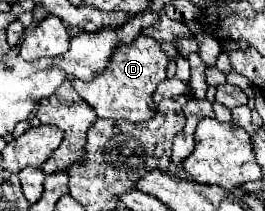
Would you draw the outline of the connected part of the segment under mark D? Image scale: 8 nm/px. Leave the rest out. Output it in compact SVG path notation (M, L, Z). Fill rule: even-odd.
M141 36L131 44L131 48L119 48L111 58L111 68L103 72L103 76L95 76L91 82L73 80L77 94L93 106L99 118L111 120L129 120L129 122L143 122L155 116L153 110L153 94L159 82L167 78L167 54L161 50L159 42L151 36Z

